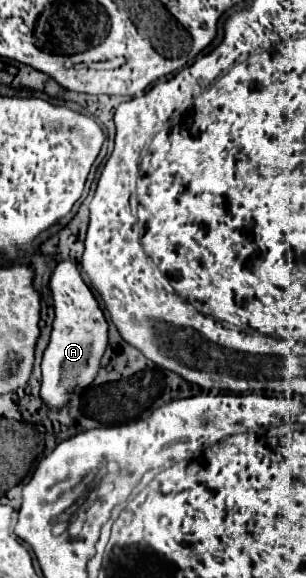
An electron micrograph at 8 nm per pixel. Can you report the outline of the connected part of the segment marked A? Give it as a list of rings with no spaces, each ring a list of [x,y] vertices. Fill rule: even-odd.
[[[63,261],[55,267],[49,283],[55,307],[55,321],[51,341],[45,349],[41,369],[41,399],[49,407],[63,407],[70,401],[72,393],[80,393],[93,383],[99,371],[99,359],[107,347],[107,321],[99,309],[87,283],[81,279],[79,269],[71,261]]]

